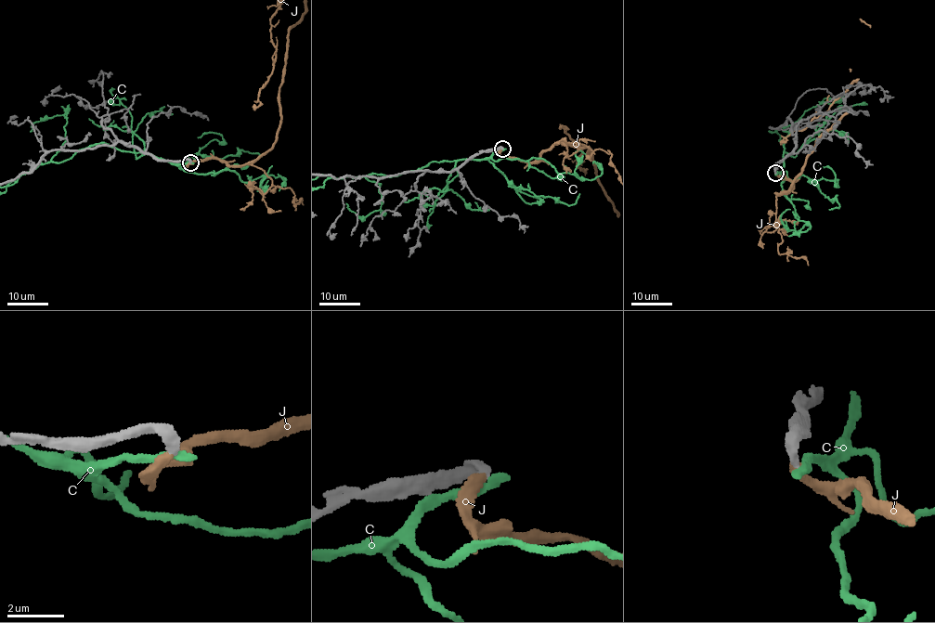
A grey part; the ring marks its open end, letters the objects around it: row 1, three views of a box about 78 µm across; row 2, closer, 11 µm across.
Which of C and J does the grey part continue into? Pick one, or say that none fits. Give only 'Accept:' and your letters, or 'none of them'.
Accept: J

